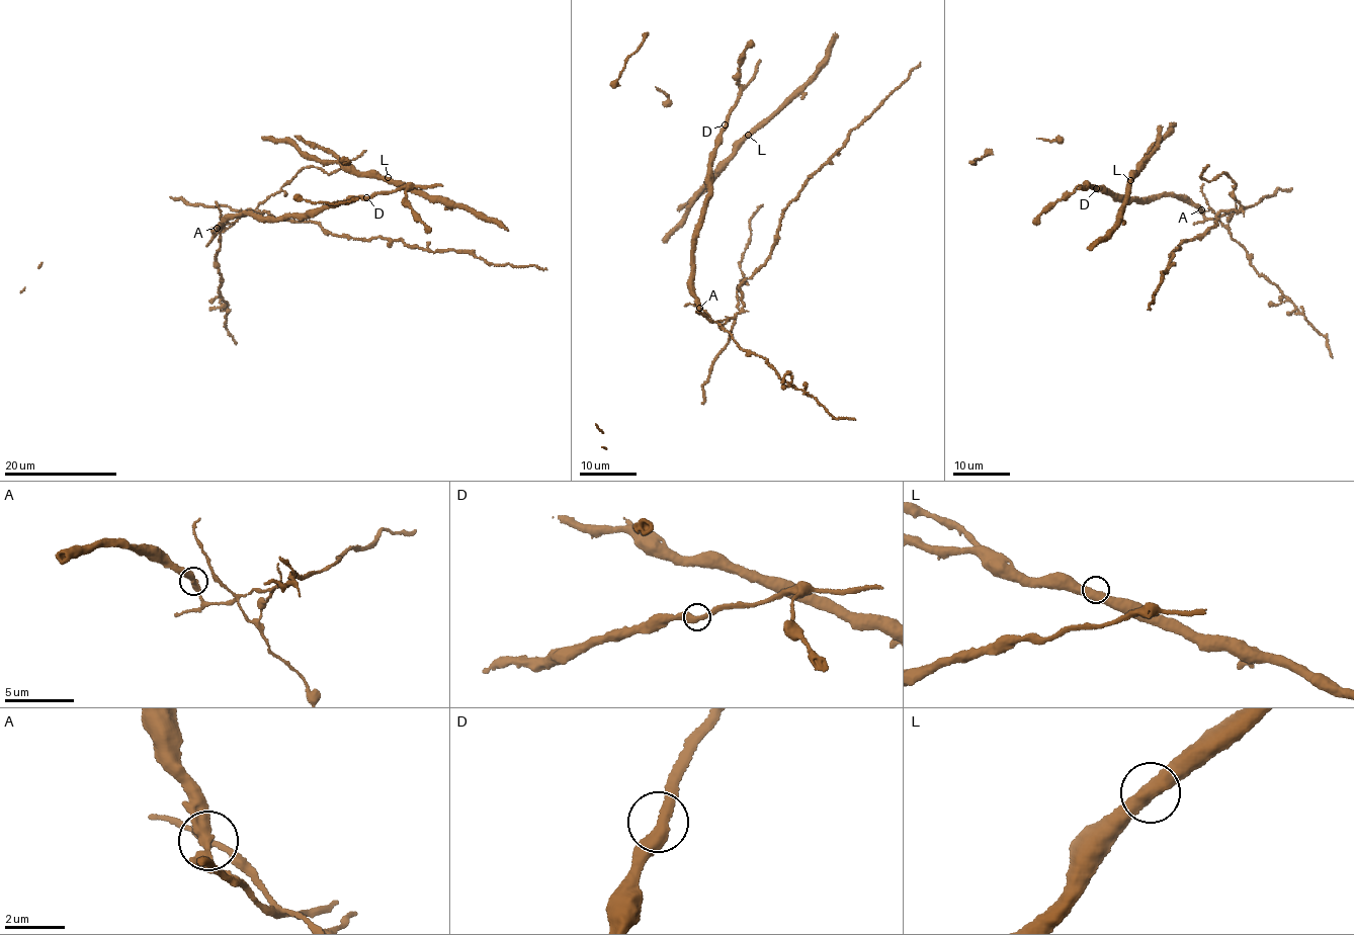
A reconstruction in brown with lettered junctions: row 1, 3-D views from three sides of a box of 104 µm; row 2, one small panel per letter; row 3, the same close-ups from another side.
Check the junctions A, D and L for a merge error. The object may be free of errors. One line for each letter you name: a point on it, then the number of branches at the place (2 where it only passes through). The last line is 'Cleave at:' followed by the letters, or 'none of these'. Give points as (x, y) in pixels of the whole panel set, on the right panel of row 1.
A: Place: (1201, 209). Branches: 2
Cleave at: A

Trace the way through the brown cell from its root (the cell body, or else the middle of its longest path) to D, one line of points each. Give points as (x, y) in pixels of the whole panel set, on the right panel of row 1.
D: (1199, 208), (1170, 195), (1137, 202), (1133, 198), (1114, 200), (1110, 194), (1096, 188)

